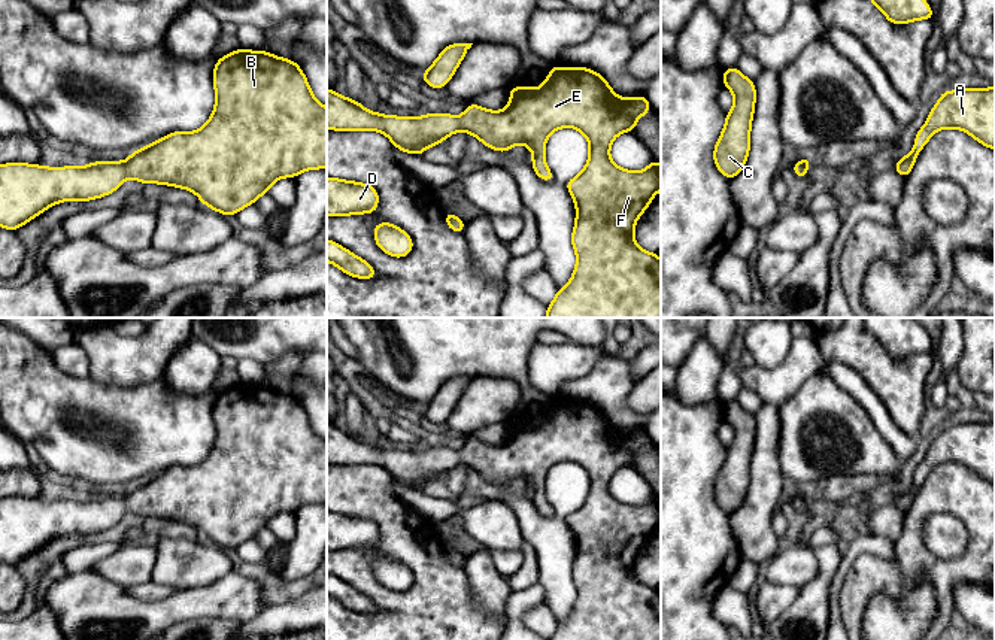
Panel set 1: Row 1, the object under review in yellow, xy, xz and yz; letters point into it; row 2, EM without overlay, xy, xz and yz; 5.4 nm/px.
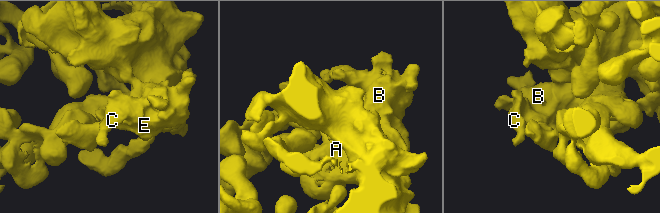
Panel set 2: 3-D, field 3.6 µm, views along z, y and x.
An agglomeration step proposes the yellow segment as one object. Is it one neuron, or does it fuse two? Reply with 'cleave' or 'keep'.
keep

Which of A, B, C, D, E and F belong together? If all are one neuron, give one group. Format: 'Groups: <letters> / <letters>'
Groups: A B C D E F

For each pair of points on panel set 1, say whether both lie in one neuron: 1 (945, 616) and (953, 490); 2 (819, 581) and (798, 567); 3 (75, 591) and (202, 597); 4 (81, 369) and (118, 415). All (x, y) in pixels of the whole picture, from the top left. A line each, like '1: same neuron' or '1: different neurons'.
1: same neuron
2: different neurons
3: same neuron
4: different neurons

